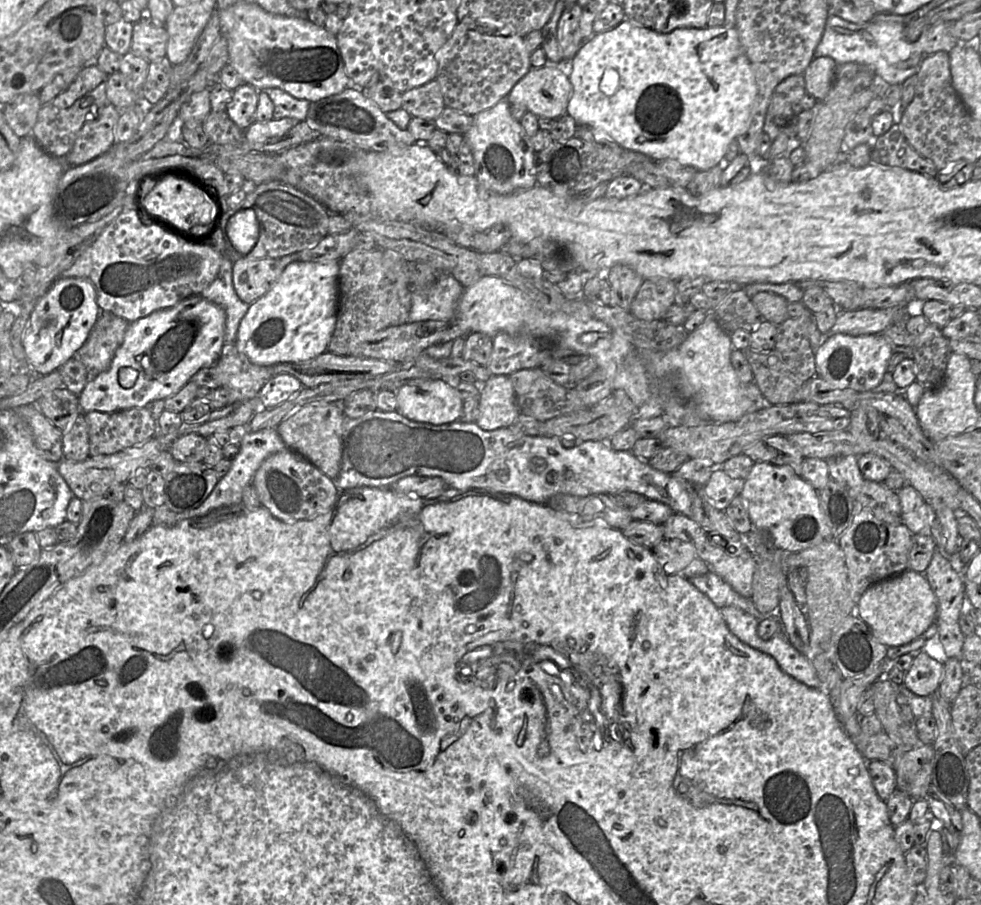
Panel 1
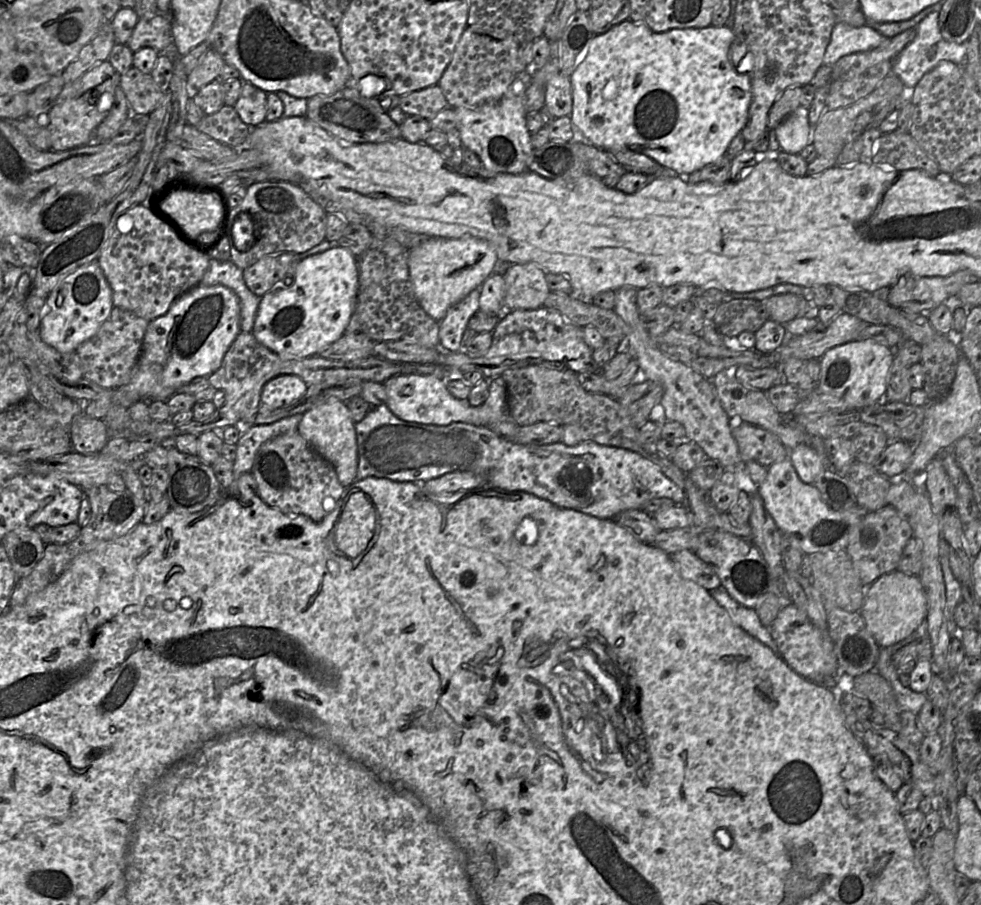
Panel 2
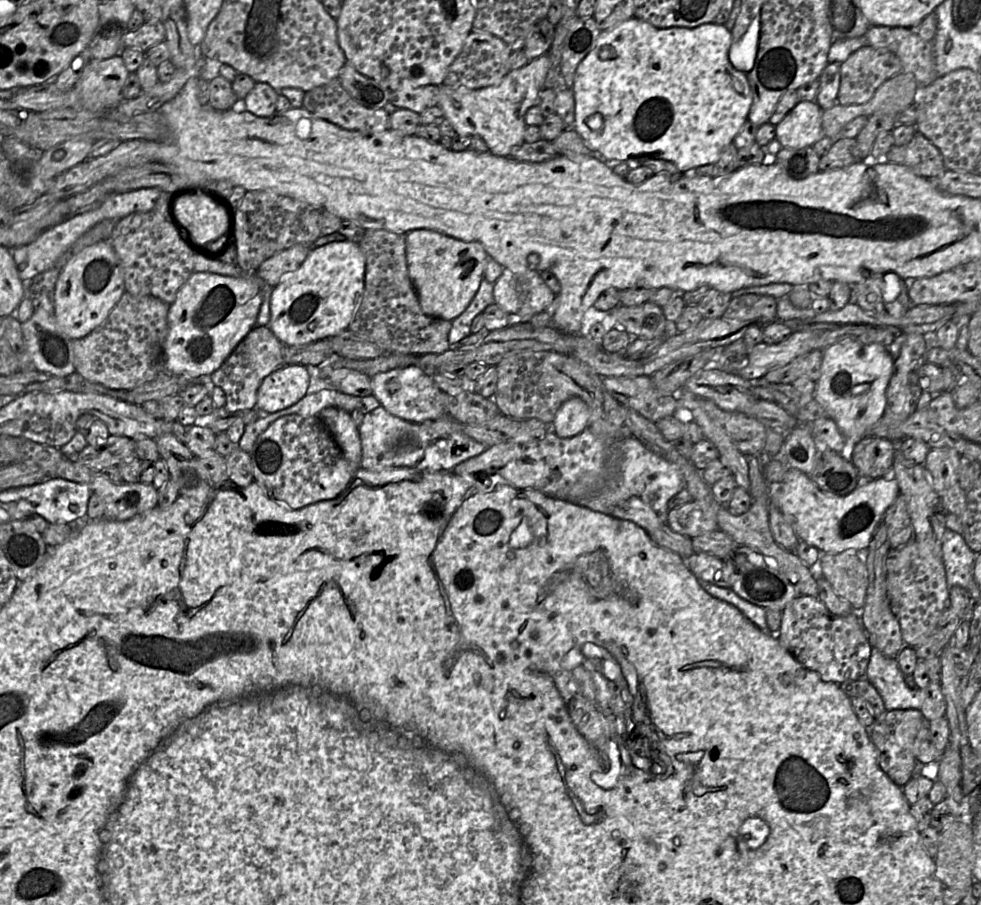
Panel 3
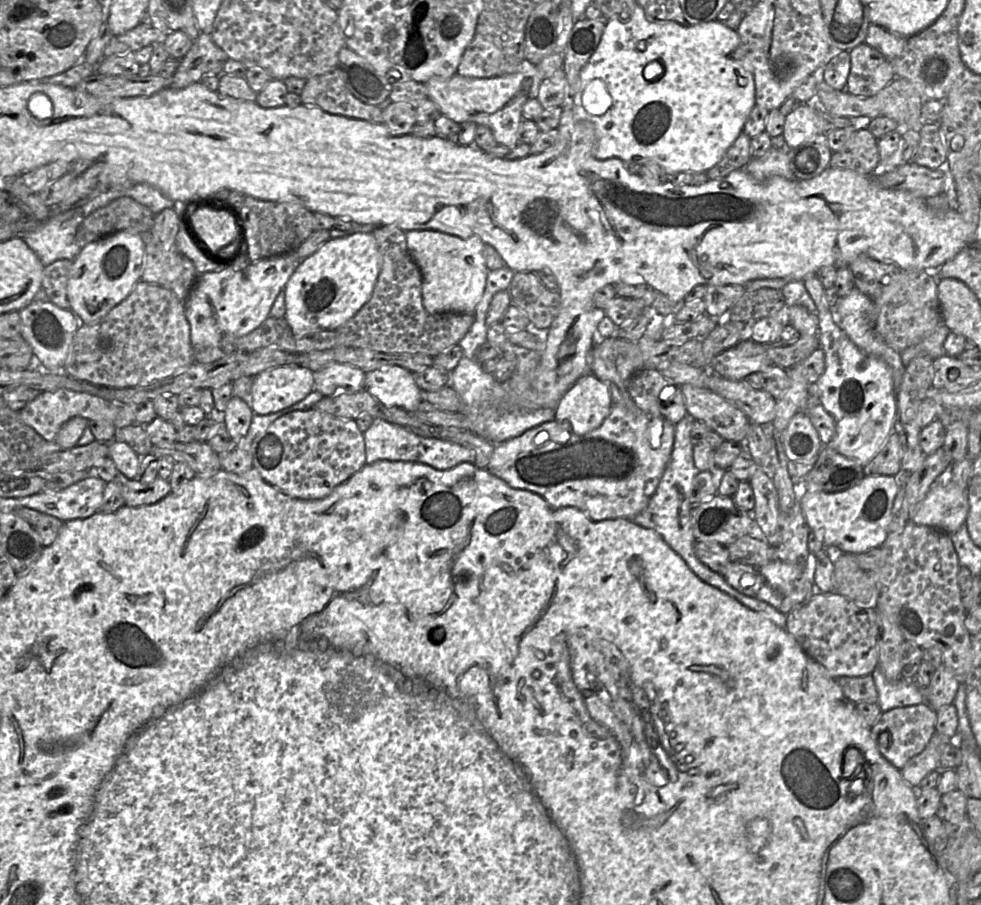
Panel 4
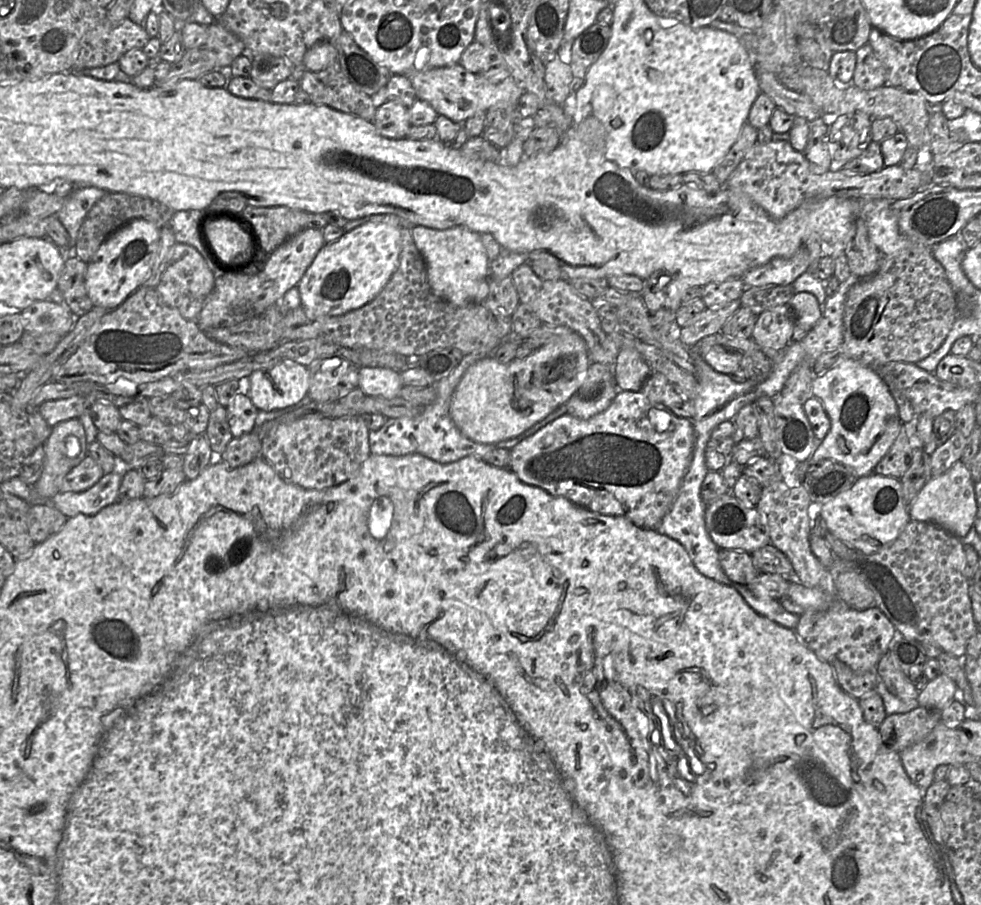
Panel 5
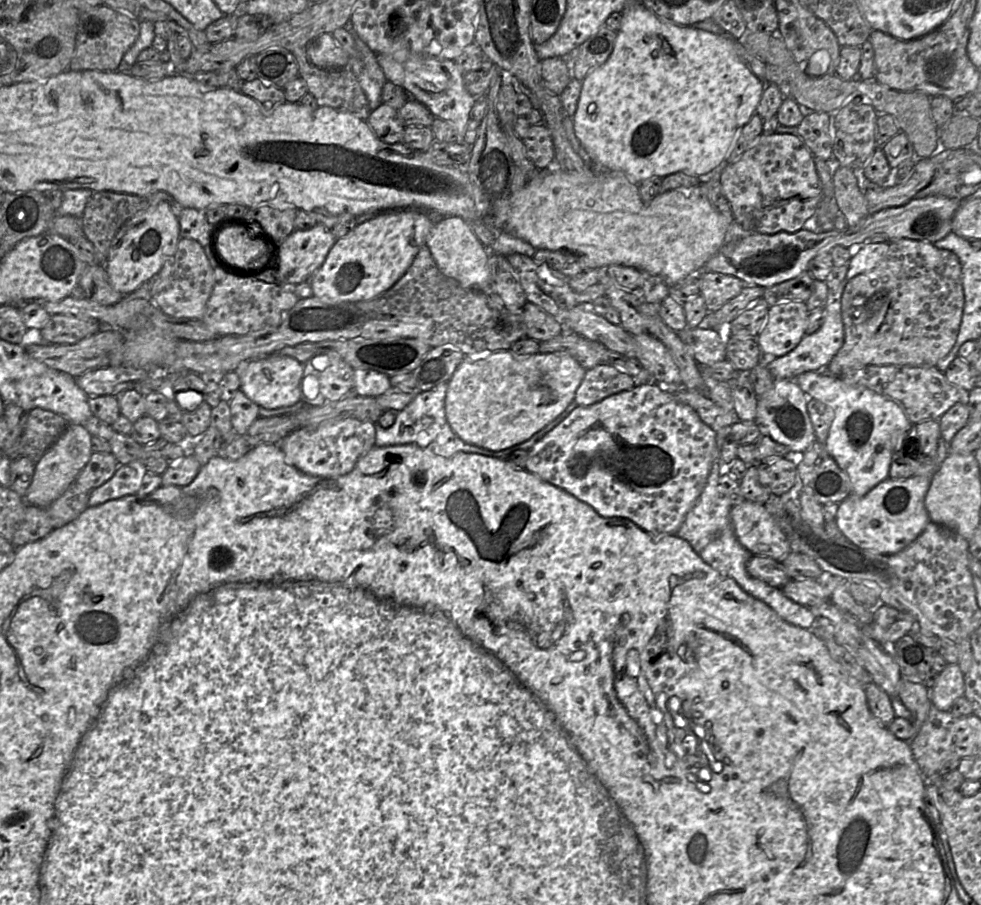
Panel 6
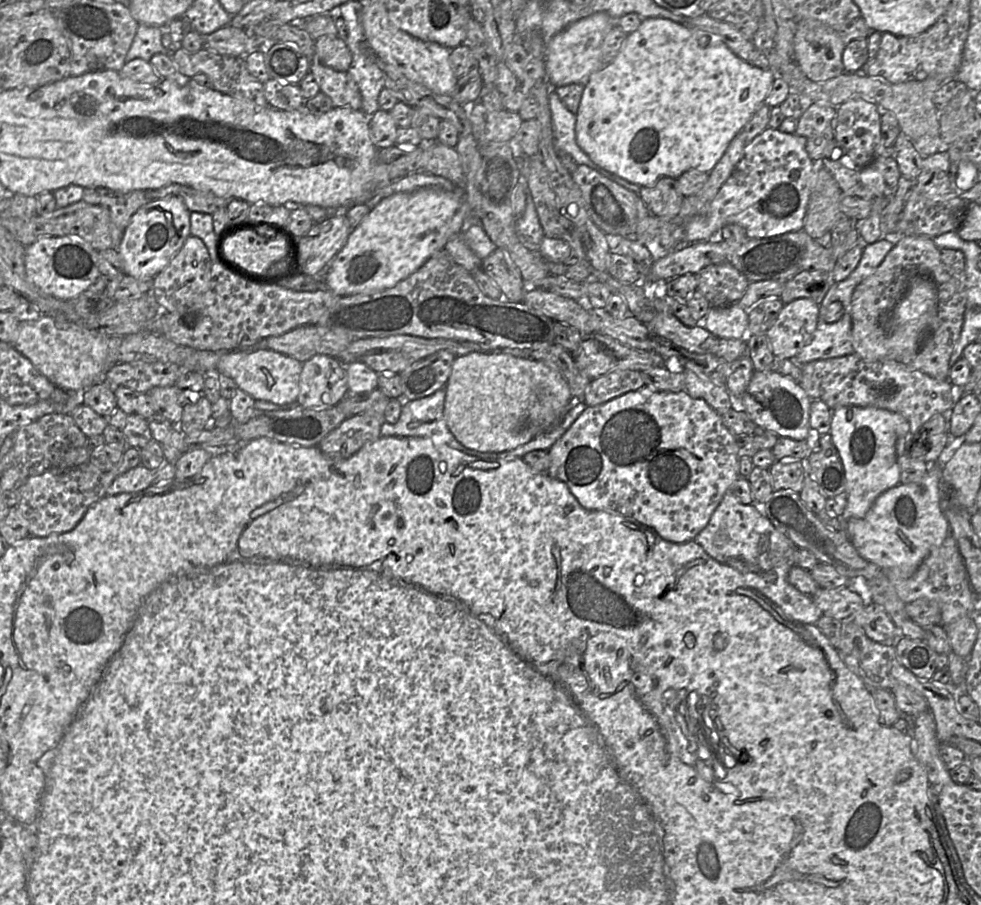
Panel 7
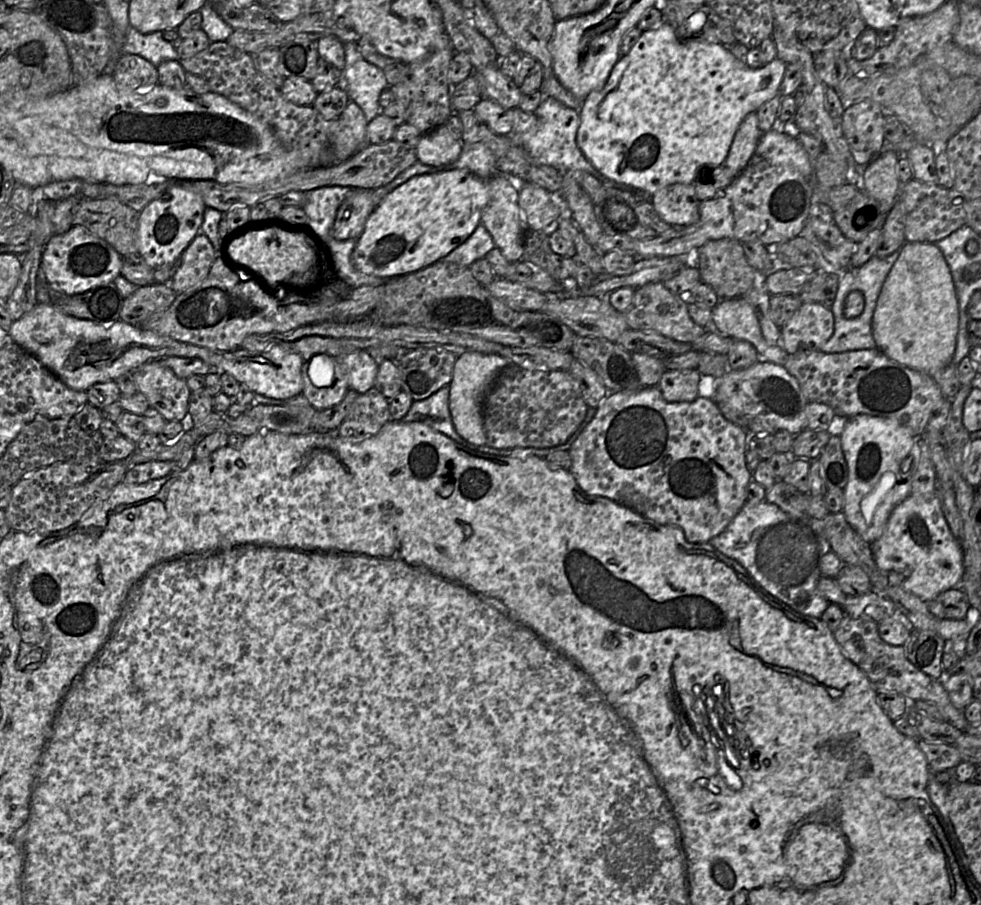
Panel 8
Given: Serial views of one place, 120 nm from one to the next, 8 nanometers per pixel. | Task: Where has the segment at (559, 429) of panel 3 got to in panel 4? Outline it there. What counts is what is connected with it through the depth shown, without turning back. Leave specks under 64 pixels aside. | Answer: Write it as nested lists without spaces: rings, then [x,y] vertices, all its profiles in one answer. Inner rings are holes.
[[[593,374],[582,376],[564,394],[555,408],[555,421],[568,421],[577,435],[601,425],[613,407],[607,386]]]

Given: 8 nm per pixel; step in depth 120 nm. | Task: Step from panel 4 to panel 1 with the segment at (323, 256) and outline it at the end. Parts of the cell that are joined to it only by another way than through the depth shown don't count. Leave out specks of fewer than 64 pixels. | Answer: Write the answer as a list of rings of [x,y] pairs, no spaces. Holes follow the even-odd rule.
[[[340,260],[287,265],[273,287],[249,306],[238,328],[238,350],[262,366],[301,363],[327,352],[337,320],[339,269]]]

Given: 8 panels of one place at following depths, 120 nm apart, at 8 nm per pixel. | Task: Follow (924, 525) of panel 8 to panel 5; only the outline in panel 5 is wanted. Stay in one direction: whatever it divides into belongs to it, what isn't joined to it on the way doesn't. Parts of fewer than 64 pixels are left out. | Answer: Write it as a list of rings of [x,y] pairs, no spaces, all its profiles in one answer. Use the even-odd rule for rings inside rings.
[[[874,472],[858,478],[849,489],[821,504],[819,515],[825,521],[829,533],[865,554],[887,547],[911,521],[900,479]]]

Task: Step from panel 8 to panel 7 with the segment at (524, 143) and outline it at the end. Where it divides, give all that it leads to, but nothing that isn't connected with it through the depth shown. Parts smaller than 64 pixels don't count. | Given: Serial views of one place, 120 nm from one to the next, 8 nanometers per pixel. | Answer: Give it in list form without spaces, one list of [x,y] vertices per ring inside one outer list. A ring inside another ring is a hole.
[[[551,91],[548,106],[552,115],[555,149],[569,154],[577,164],[584,164],[599,171],[599,167],[580,148],[576,141],[577,117],[564,105],[558,95]]]

